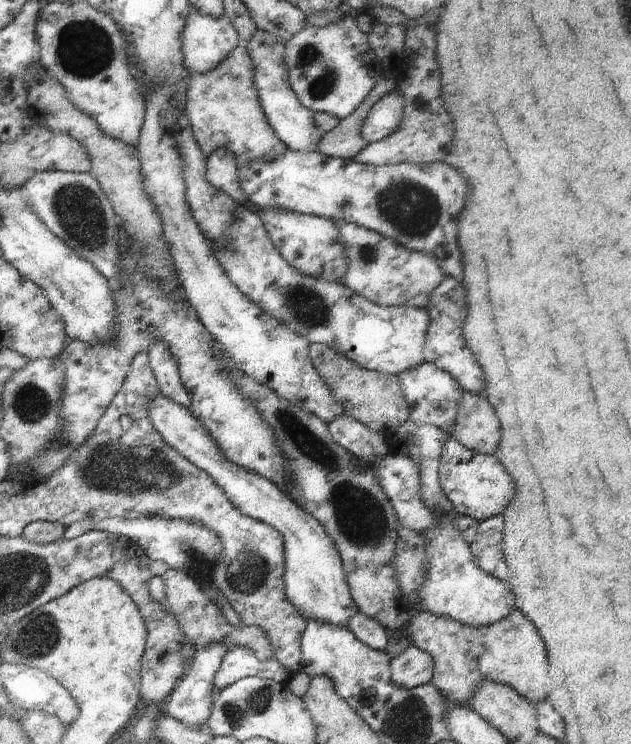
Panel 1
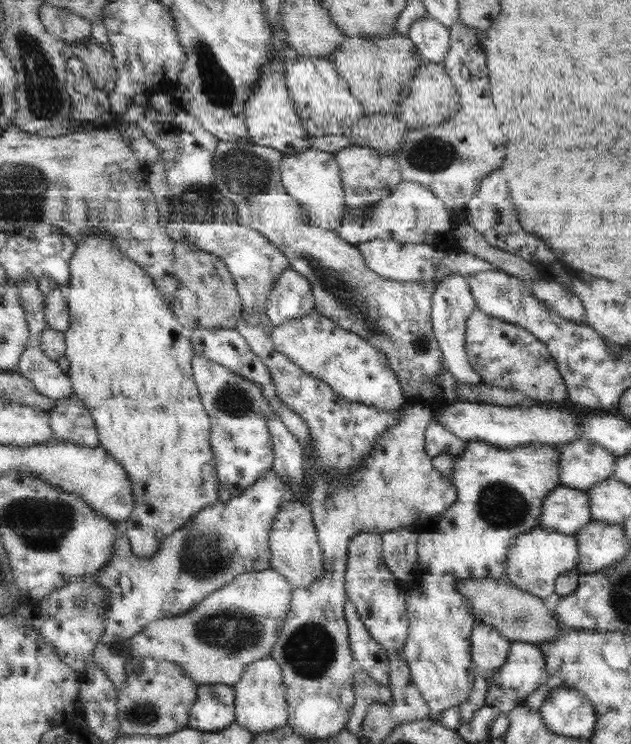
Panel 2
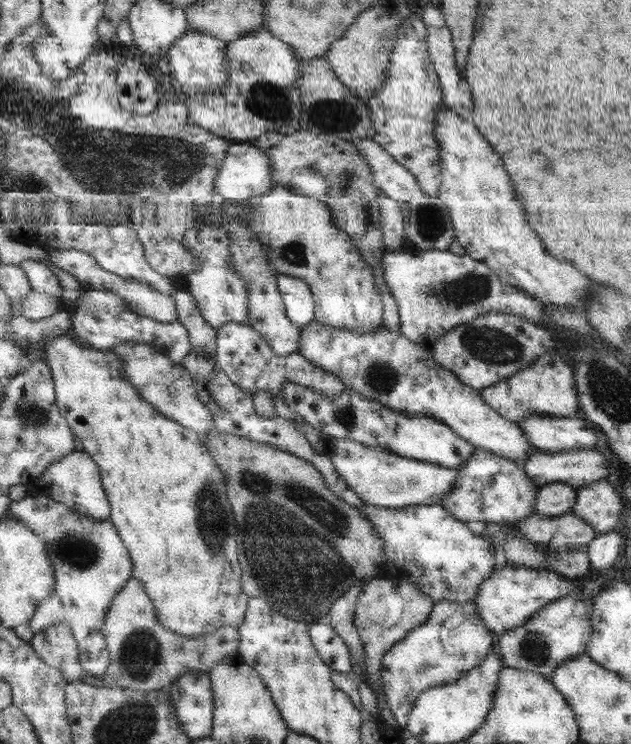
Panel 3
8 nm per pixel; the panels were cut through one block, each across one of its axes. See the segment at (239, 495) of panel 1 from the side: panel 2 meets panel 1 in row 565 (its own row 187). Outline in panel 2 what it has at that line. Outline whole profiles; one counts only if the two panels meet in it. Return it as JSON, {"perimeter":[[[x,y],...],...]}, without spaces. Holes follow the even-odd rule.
{"perimeter":[[[313,146],[299,153],[283,154],[282,162],[283,184],[287,192],[306,209],[308,224],[327,230],[338,230],[341,227],[347,208],[342,168],[335,157],[334,153],[323,152]]]}

